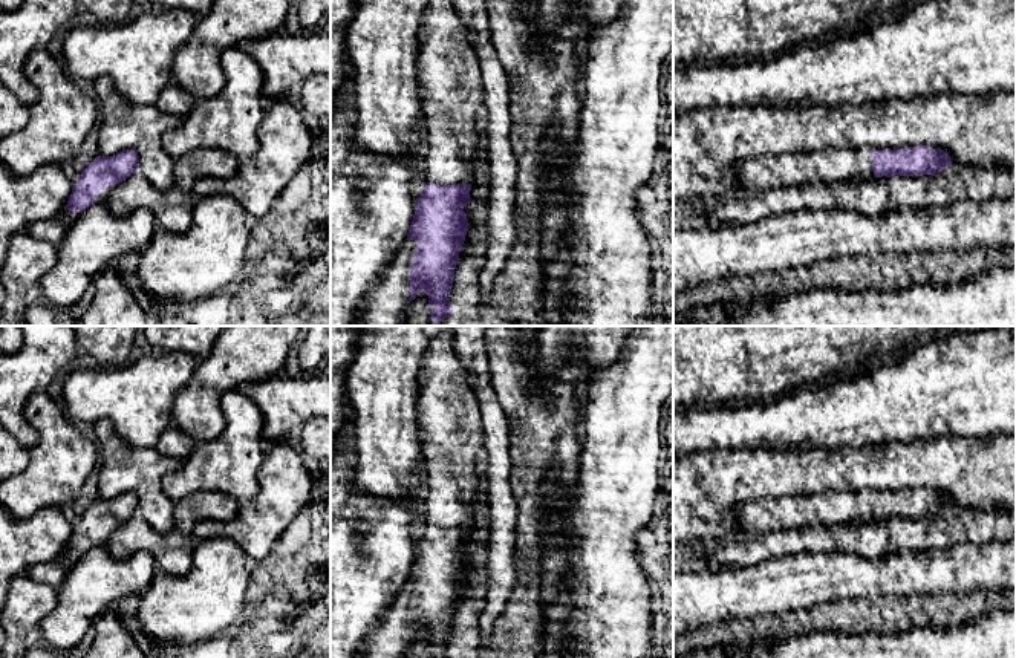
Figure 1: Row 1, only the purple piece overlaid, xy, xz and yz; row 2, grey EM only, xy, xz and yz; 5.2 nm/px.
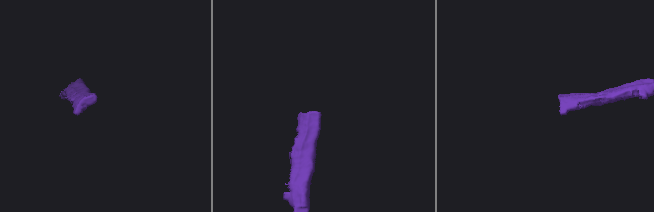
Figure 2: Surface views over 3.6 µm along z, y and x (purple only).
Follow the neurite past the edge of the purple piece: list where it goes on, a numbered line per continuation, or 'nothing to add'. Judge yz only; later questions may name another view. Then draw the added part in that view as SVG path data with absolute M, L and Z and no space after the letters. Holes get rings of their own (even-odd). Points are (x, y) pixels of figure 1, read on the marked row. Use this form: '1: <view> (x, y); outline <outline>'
1: yz (756, 175); outline M868 148L764 156L745 159L736 164L734 170L741 194L814 182L831 184L874 178Z

